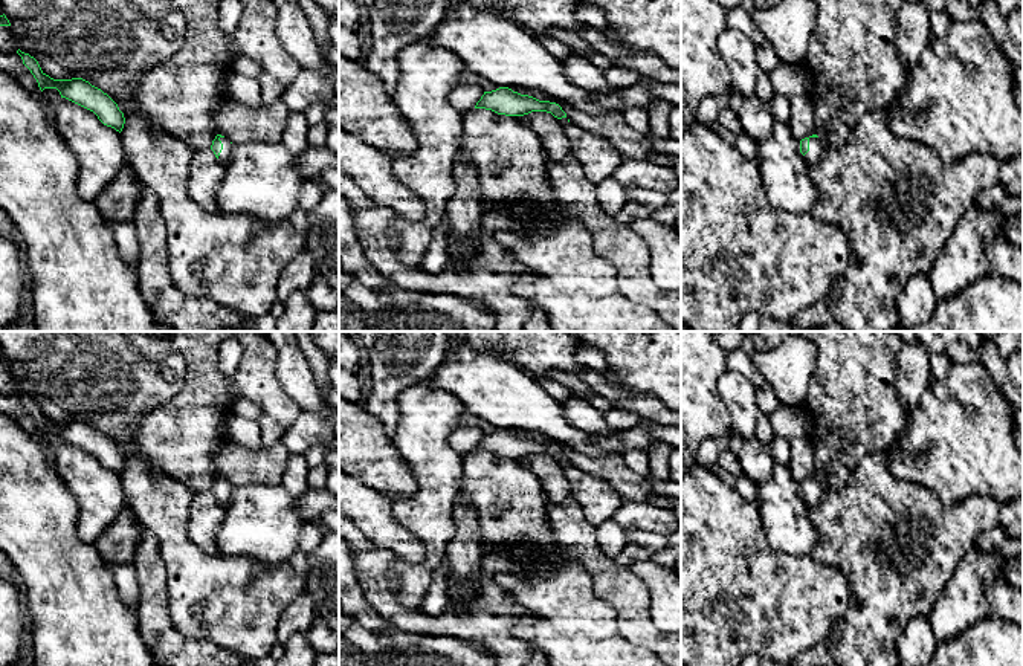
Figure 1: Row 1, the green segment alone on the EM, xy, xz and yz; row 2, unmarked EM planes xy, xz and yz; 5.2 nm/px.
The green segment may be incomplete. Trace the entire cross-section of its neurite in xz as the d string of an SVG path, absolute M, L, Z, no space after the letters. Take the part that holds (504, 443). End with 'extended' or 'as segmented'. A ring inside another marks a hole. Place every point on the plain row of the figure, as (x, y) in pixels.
M499 429L484 434L475 451L486 451L505 458L524 458L531 454L551 455L565 467L571 495L582 506L585 518L594 525L612 519L624 503L609 484L571 466L566 455L556 445L539 443L533 438L513 434L508 429Z; extended

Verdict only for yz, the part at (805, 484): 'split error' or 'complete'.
split error

